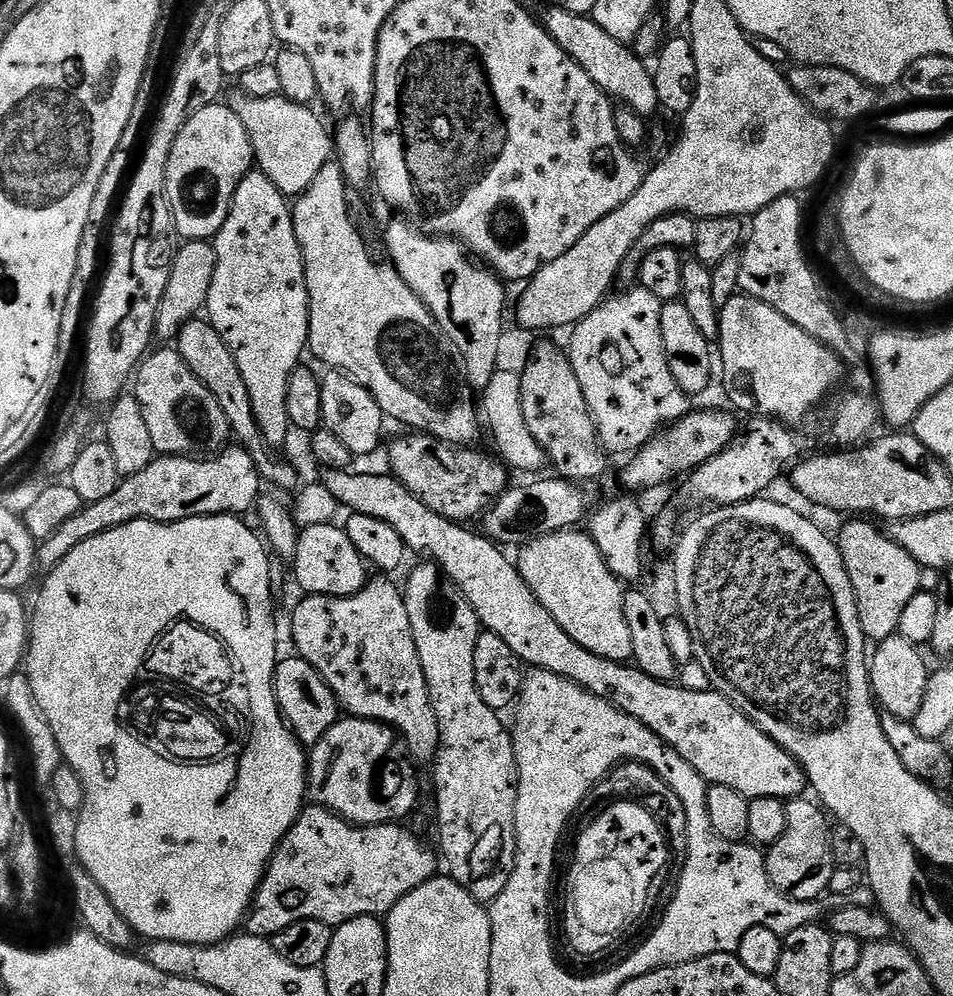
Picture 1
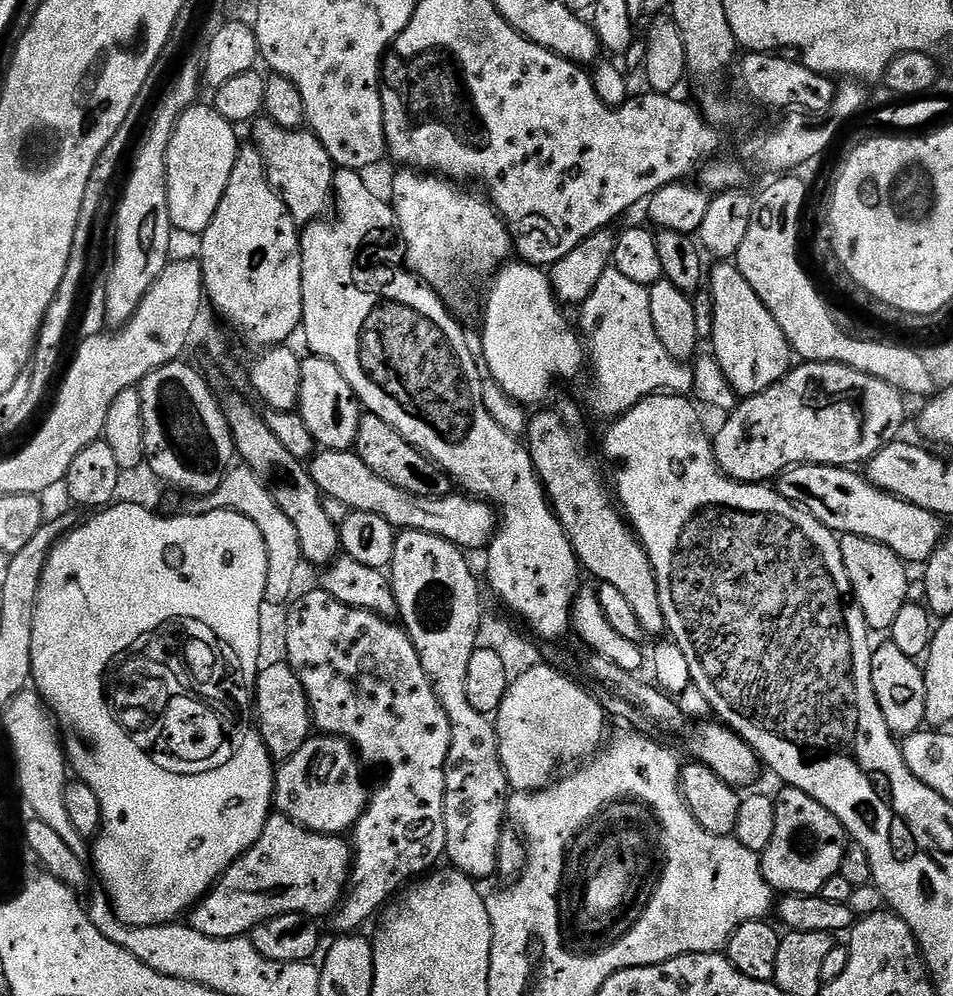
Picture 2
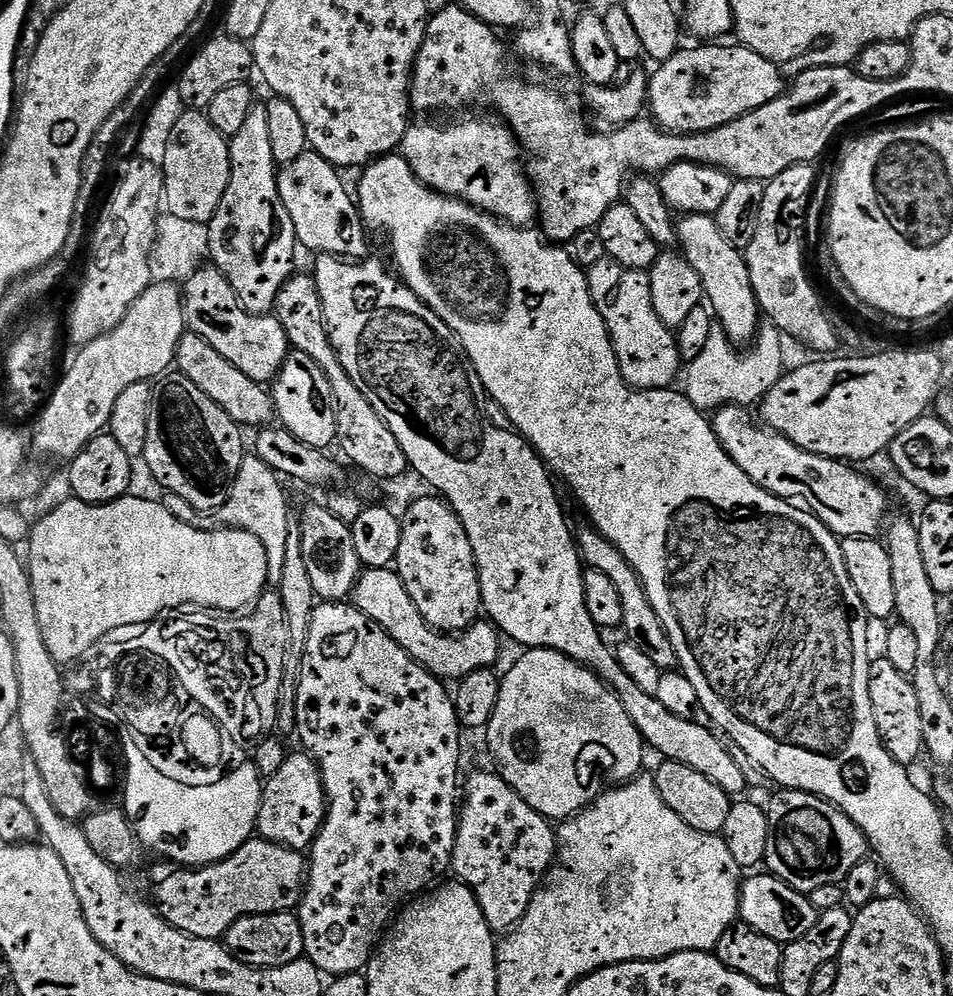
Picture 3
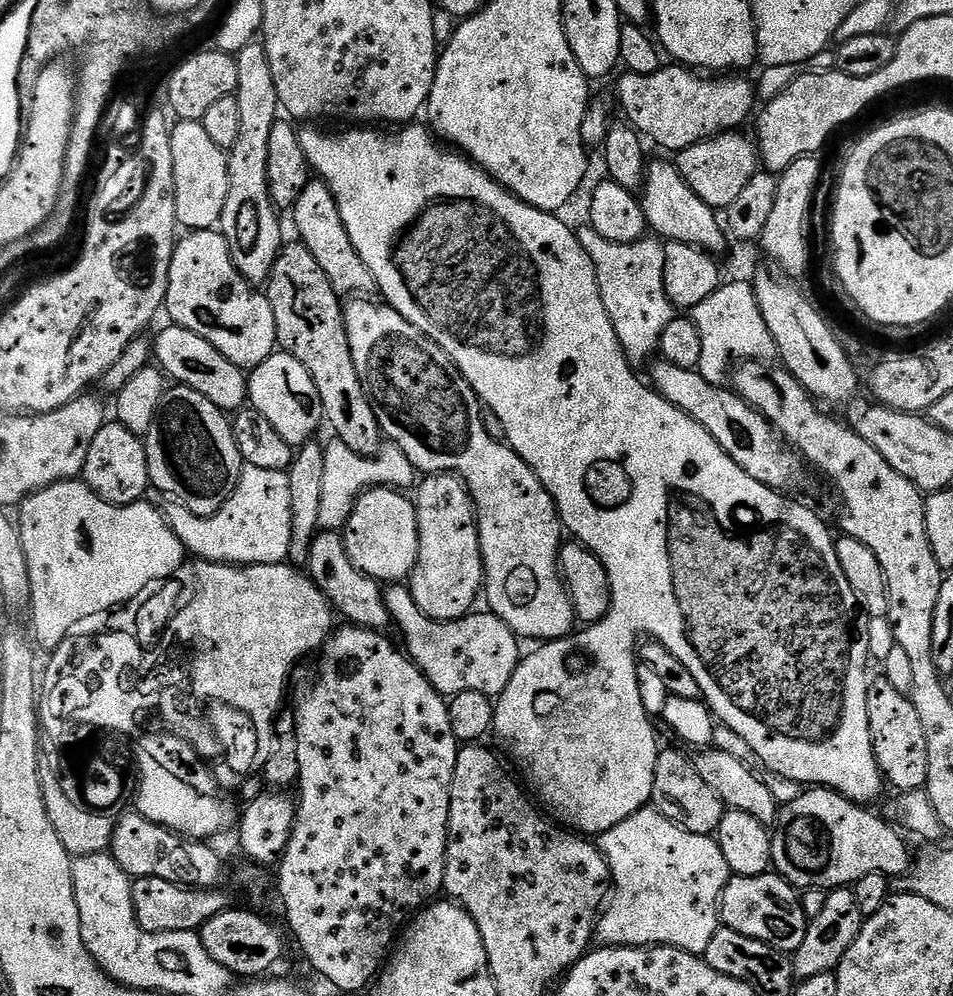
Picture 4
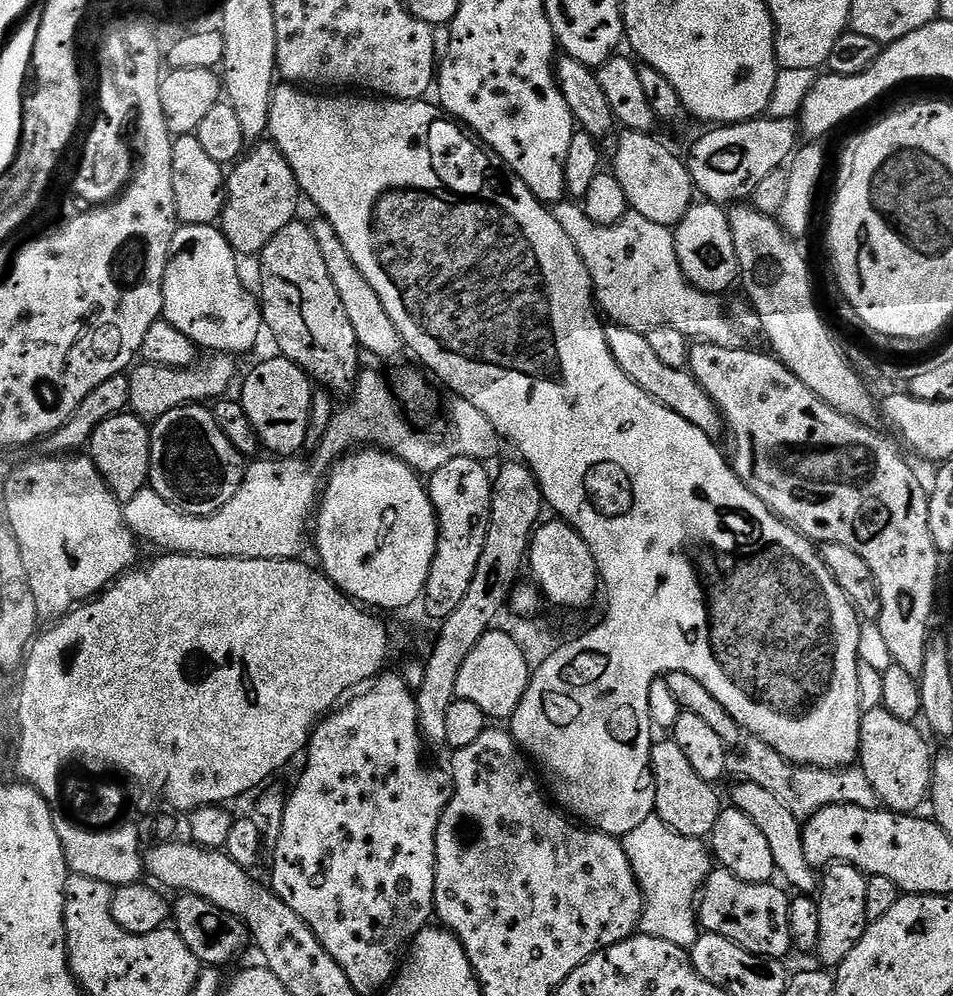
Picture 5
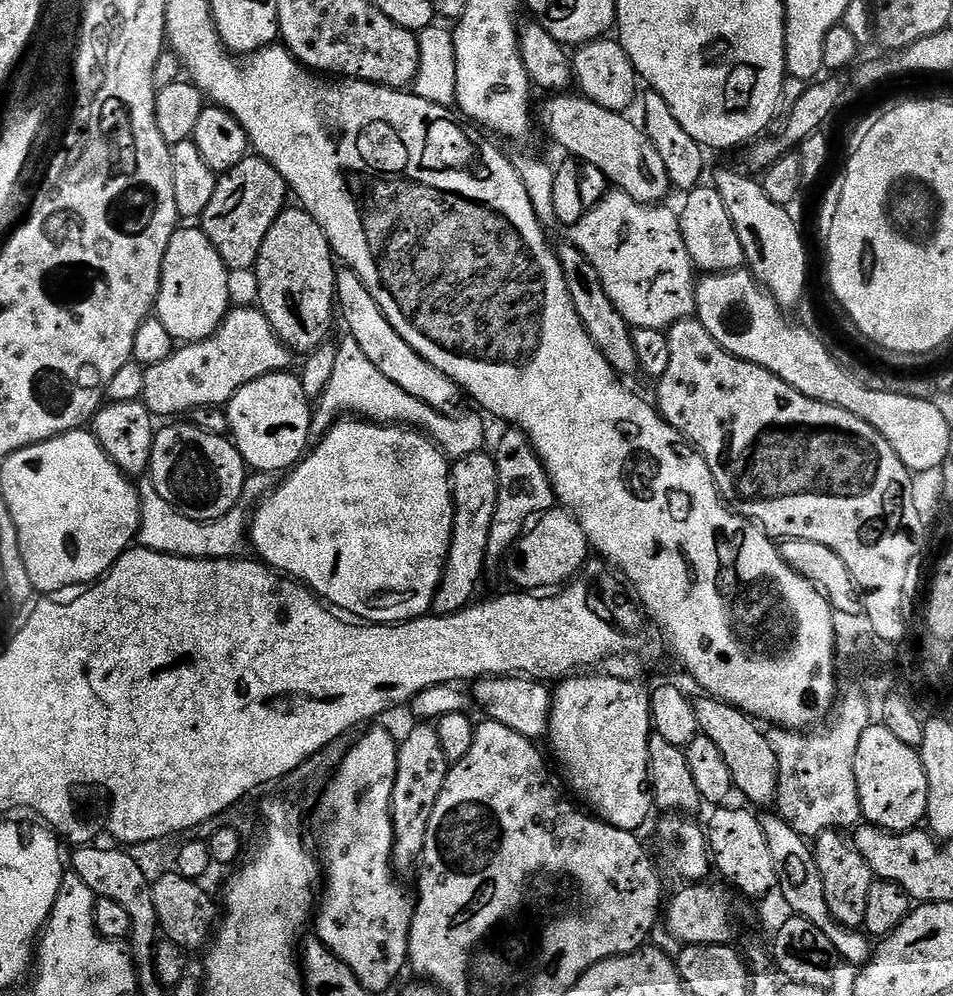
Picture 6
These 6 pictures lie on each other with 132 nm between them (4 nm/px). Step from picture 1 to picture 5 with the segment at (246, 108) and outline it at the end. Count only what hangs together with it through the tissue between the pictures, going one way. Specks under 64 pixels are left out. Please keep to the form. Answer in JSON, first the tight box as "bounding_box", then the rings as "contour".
{"bounding_box":[310,218,406,360],"contour":[[[323,218],[311,221],[310,227],[314,234],[314,242],[318,242],[318,251],[322,253],[322,258],[326,261],[330,282],[334,282],[334,290],[338,290],[338,298],[342,298],[342,306],[346,310],[346,315],[350,317],[350,326],[354,326],[354,334],[358,338],[361,349],[367,355],[369,352],[370,355],[381,356],[384,360],[398,355],[400,351],[403,353],[406,348],[404,339],[398,334],[394,322],[390,322],[390,314],[386,314],[386,310],[382,306],[382,298],[378,298],[378,294],[374,294],[374,286],[370,286],[370,282],[366,282],[366,278],[362,278],[362,270],[358,270],[358,266],[354,266],[354,258],[350,258],[346,246],[342,246],[342,238],[338,238],[338,230],[334,230],[334,226],[330,226],[330,222]]]}

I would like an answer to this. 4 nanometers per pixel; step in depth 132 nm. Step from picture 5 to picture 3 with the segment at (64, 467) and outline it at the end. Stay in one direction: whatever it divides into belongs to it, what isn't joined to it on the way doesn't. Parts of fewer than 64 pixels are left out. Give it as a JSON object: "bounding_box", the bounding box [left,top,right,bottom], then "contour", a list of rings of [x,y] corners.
{"bounding_box":[26,494,270,660],"contour":[[[129,494],[109,504],[87,504],[75,498],[67,498],[57,508],[52,508],[40,521],[31,525],[26,541],[26,567],[32,583],[34,594],[34,610],[38,610],[38,626],[42,626],[42,638],[46,642],[46,650],[52,648],[60,660],[72,660],[76,652],[84,652],[94,634],[104,632],[107,628],[116,628],[116,624],[128,624],[131,620],[145,620],[156,608],[163,604],[172,604],[175,600],[200,600],[200,604],[213,604],[215,608],[237,608],[246,602],[256,602],[265,591],[264,583],[268,580],[270,566],[266,562],[266,552],[254,534],[244,532],[240,528],[212,526],[207,532],[204,526],[178,522],[170,510],[166,510],[159,499],[143,500],[140,496]]]}

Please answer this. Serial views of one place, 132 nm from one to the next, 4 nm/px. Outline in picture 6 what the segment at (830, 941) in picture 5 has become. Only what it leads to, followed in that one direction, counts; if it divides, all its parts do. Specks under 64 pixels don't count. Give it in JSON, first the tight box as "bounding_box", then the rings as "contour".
{"bounding_box":[814,830,874,929],"contour":[[[829,830],[820,833],[814,840],[814,851],[818,870],[822,874],[822,890],[826,894],[826,906],[830,906],[832,919],[847,928],[863,929],[866,918],[866,901],[874,879],[872,868],[862,858],[855,843],[848,840],[843,831]]]}

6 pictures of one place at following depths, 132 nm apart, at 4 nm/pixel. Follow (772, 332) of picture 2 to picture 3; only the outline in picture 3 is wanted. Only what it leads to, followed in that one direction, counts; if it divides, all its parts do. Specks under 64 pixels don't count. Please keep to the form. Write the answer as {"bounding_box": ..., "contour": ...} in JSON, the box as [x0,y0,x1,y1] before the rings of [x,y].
{"bounding_box":[676,215,762,345],"contour":[[[681,215],[676,226],[676,244],[686,262],[698,270],[698,278],[702,278],[704,300],[714,313],[720,329],[734,345],[751,345],[762,323],[762,313],[752,289],[744,252],[730,246],[730,241],[722,234],[722,230],[718,230],[715,216]]]}

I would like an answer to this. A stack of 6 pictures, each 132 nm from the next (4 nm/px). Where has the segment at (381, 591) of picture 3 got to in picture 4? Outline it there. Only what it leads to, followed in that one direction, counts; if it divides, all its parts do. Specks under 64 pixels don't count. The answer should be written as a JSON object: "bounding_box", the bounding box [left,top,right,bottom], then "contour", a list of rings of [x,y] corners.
{"bounding_box":[384,582,522,698],"contour":[[[404,582],[389,583],[384,588],[384,601],[394,628],[404,635],[403,647],[408,659],[420,669],[422,675],[441,696],[451,698],[466,690],[474,690],[478,694],[495,698],[502,694],[502,690],[506,690],[510,678],[514,678],[514,670],[522,659],[521,641],[516,633],[510,630],[510,626],[506,626],[506,622],[502,622],[502,618],[498,618],[490,610],[476,610],[460,620],[433,620],[421,610],[418,602],[414,602],[411,587]]]}

